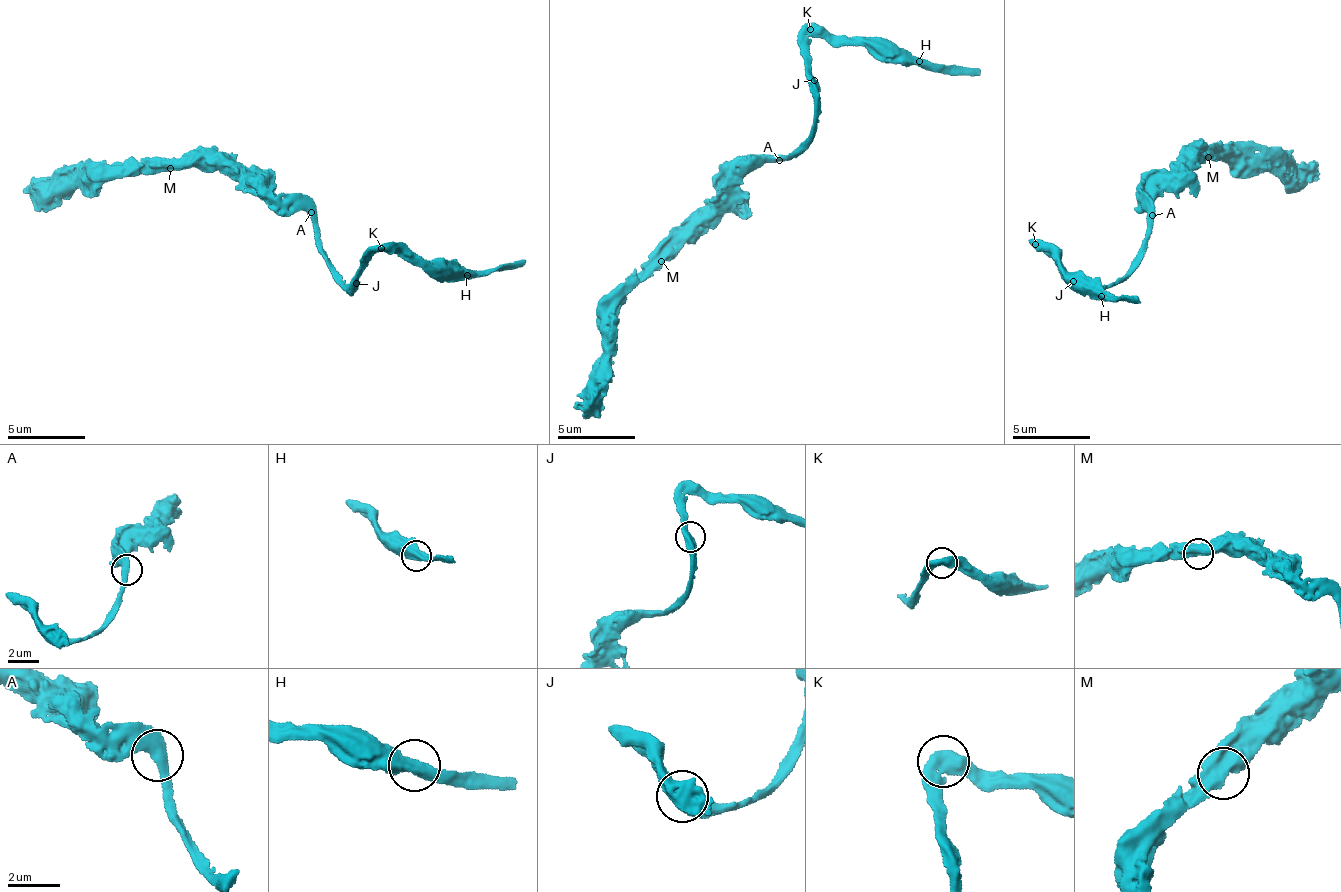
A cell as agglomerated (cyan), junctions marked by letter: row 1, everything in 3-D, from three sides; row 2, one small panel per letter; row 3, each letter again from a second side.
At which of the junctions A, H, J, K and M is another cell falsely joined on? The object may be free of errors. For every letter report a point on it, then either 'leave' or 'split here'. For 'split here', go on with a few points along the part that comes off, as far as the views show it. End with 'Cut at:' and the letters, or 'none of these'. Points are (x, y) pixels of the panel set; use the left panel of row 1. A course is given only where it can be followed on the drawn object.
A: (311, 212) | leave
H: (467, 275) | leave
J: (356, 283) | leave
K: (381, 248) | leave
M: (170, 168) | leave
Cut at: none of these

